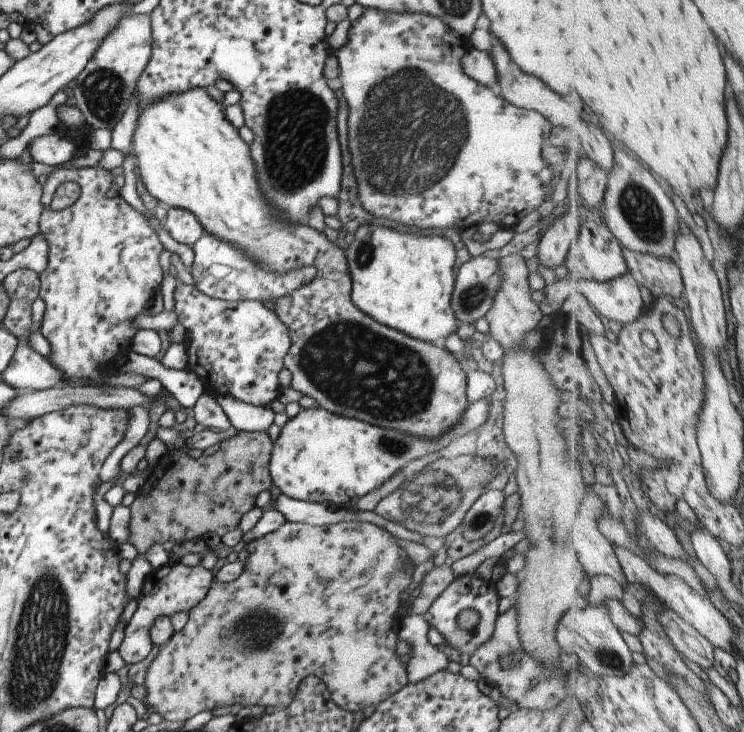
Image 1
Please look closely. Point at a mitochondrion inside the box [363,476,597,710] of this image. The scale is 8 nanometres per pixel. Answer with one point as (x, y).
(477, 524)

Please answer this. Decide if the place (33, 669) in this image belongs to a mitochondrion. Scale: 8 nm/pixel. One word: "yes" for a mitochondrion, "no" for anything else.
yes

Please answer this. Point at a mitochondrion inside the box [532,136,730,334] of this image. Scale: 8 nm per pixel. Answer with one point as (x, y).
(636, 205)

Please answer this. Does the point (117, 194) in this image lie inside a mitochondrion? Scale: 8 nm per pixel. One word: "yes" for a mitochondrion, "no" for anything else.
no

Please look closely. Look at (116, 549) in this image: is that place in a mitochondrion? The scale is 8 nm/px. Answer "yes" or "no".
no

